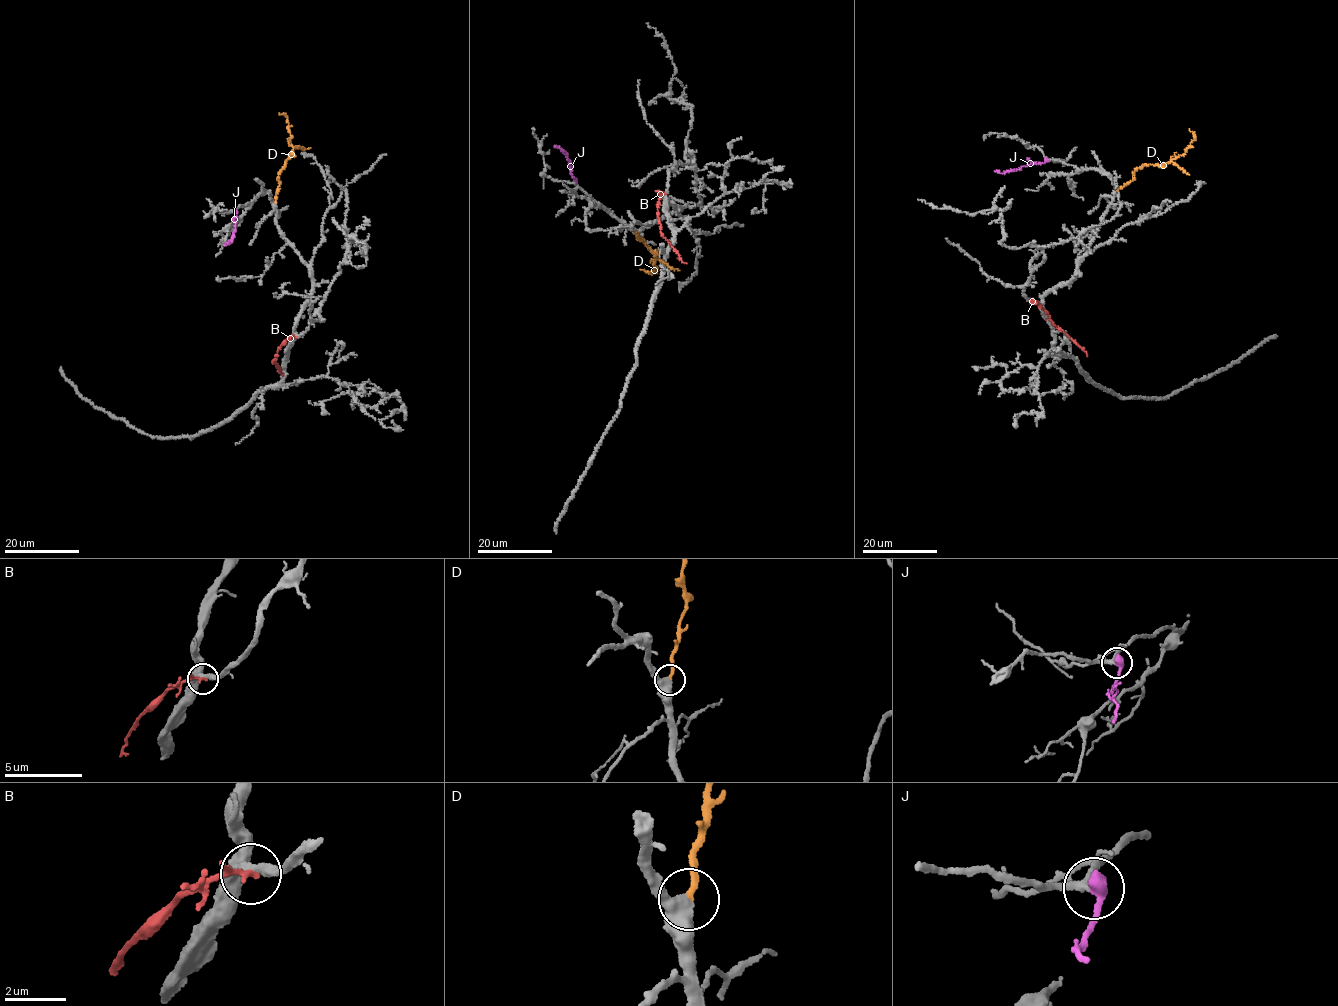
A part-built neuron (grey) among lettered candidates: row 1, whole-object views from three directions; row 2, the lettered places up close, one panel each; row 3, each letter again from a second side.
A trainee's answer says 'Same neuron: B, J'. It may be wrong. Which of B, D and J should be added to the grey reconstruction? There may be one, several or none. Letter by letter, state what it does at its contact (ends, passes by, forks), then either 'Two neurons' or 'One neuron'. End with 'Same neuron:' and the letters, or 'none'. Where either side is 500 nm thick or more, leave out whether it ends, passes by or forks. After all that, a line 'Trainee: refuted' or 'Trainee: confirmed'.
B: It ends there. Two neurons
D: It ends there. One neuron
J: One neuron
Same neuron: D, J
Trainee: refuted

